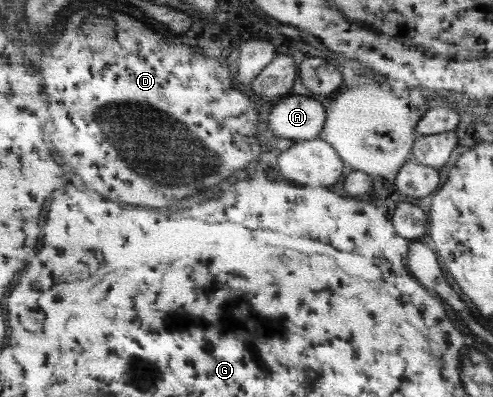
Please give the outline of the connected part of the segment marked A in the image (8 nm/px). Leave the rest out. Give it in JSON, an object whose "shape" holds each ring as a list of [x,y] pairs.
{"shape":[[[290,94],[278,100],[274,108],[270,109],[266,117],[266,128],[270,128],[280,138],[292,138],[292,140],[308,140],[314,138],[322,125],[325,124],[325,110],[316,100],[304,95]]]}

